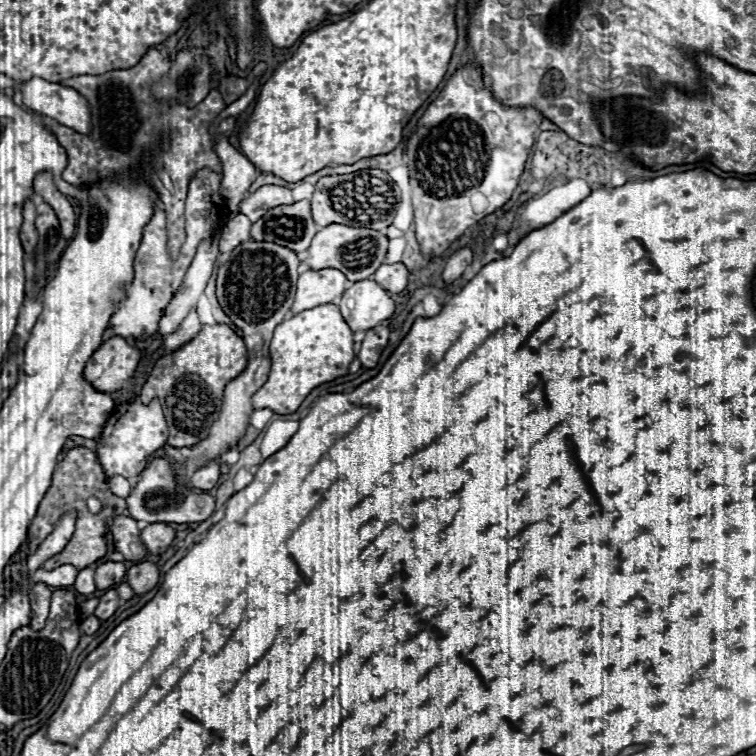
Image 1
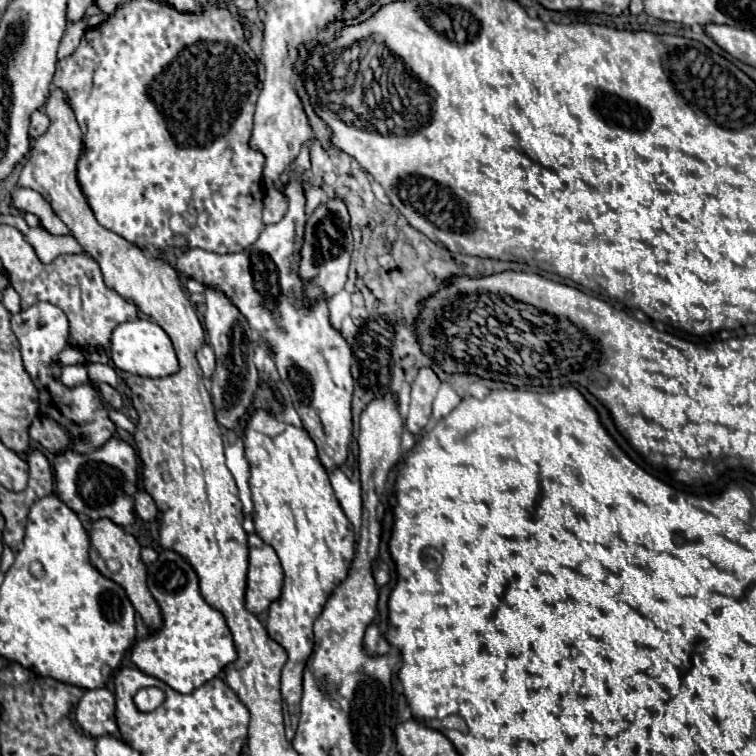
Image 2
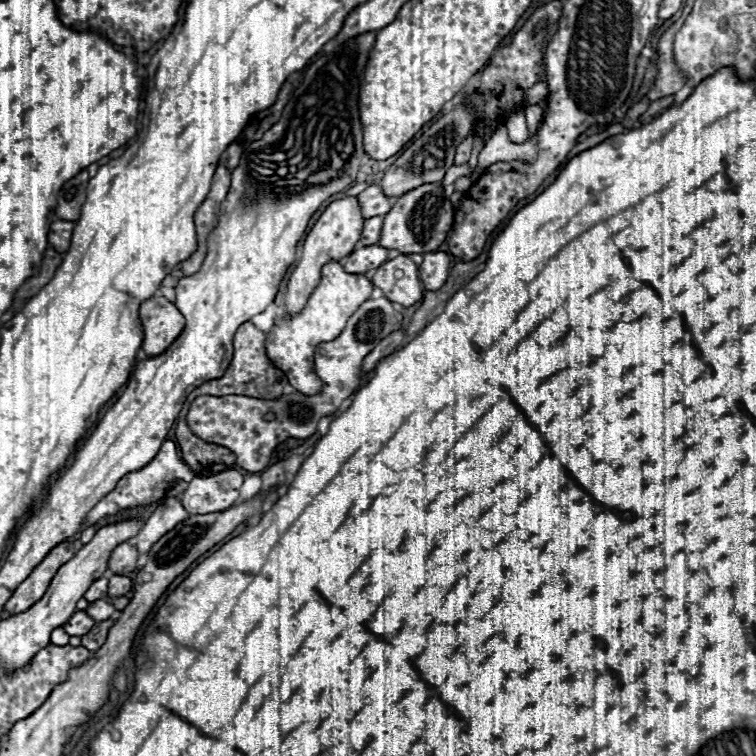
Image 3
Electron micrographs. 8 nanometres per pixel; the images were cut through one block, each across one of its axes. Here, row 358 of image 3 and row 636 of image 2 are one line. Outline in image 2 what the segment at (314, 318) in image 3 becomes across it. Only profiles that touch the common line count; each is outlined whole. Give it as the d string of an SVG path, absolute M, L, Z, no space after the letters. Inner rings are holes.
M254 410L252 416L246 420L244 428L244 454L250 464L250 494L254 502L254 532L270 544L282 564L284 570L284 586L280 596L270 604L268 608L268 634L278 644L282 644L288 652L288 662L282 670L282 702L284 710L290 714L290 726L286 726L288 740L292 740L298 718L300 718L300 696L302 696L302 672L308 656L314 648L314 636L312 636L312 624L320 616L328 596L334 592L334 588L346 578L348 568L354 560L354 528L346 514L342 512L340 502L334 496L334 490L328 480L328 472L322 466L316 444L310 438L310 434L304 428L286 424L276 420L266 410Z

